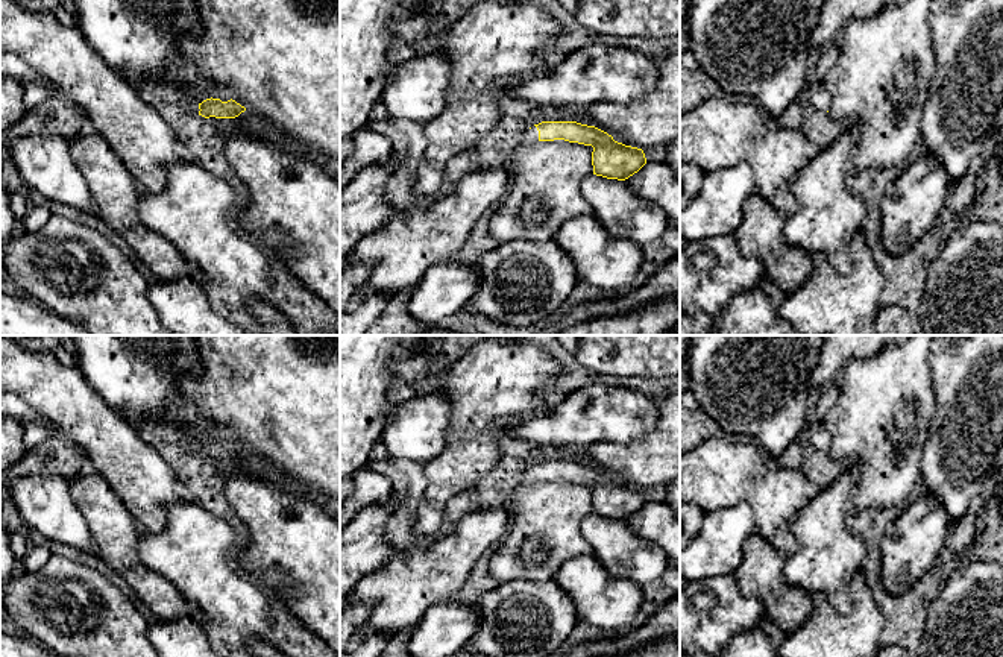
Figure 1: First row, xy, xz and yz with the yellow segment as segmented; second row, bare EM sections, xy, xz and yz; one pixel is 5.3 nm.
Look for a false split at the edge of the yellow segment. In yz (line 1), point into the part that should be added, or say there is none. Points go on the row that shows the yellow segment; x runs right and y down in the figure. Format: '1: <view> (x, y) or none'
1: none

